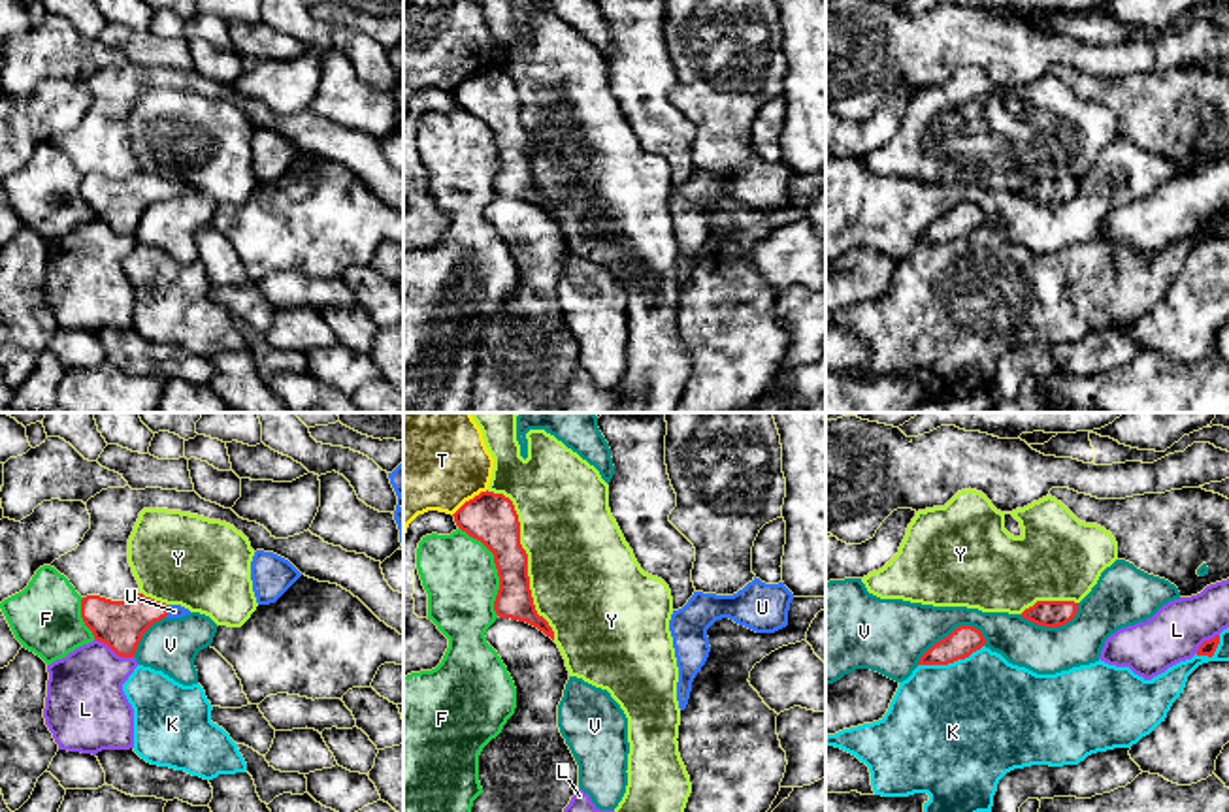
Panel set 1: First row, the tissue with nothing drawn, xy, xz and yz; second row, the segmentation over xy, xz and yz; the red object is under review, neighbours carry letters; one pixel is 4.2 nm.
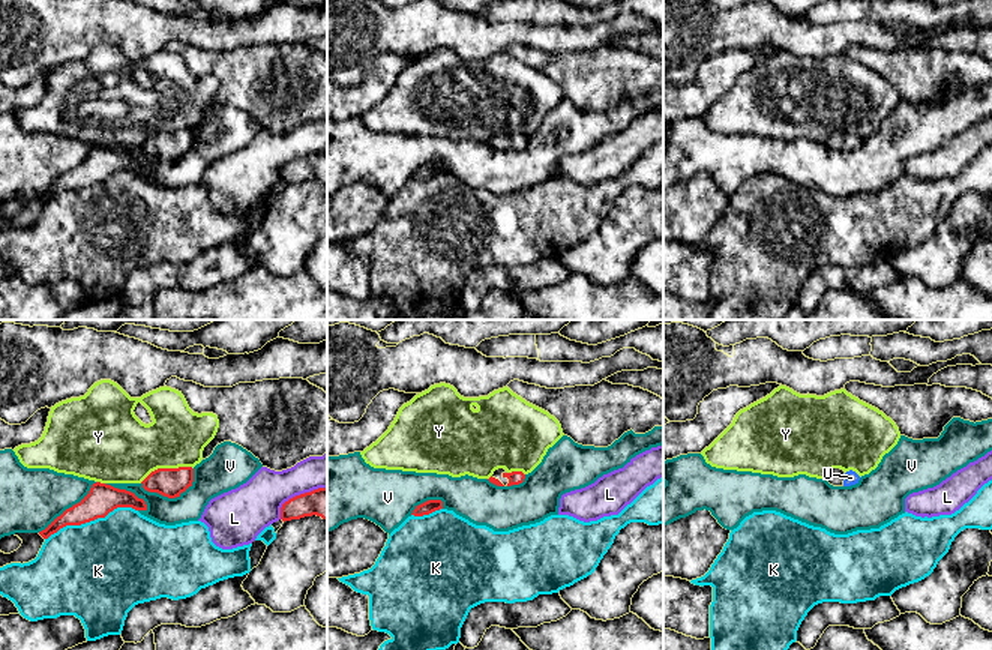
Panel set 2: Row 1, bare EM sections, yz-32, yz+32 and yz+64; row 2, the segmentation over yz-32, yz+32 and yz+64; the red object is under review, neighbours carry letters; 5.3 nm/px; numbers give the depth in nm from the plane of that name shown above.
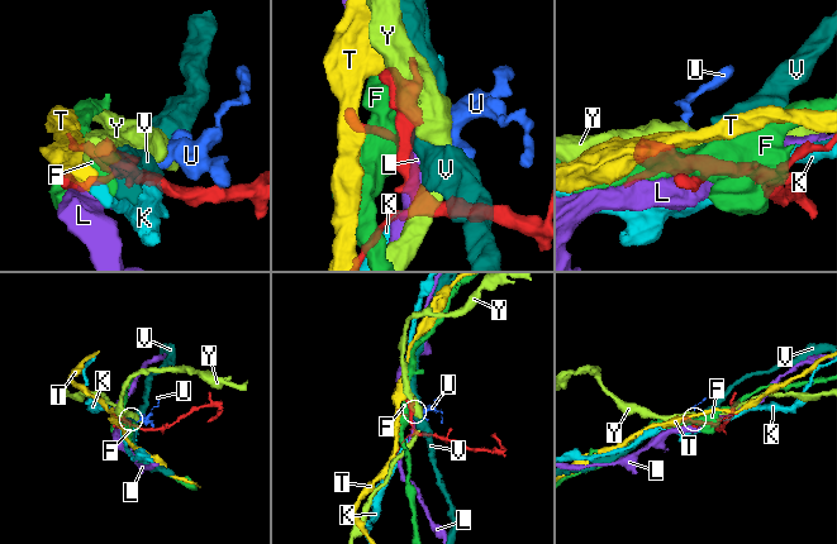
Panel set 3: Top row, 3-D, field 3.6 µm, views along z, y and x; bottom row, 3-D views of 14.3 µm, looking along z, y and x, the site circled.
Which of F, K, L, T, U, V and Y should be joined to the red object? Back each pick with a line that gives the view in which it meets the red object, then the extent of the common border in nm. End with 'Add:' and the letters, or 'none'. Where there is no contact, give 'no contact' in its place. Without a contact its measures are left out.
U: meets red in xy; contact 60 nm long
Add: U

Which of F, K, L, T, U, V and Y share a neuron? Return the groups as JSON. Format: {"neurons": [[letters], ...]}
{"neurons": [["F"], ["K"], ["L"], ["T"], ["U"], ["V"], ["Y"]]}

